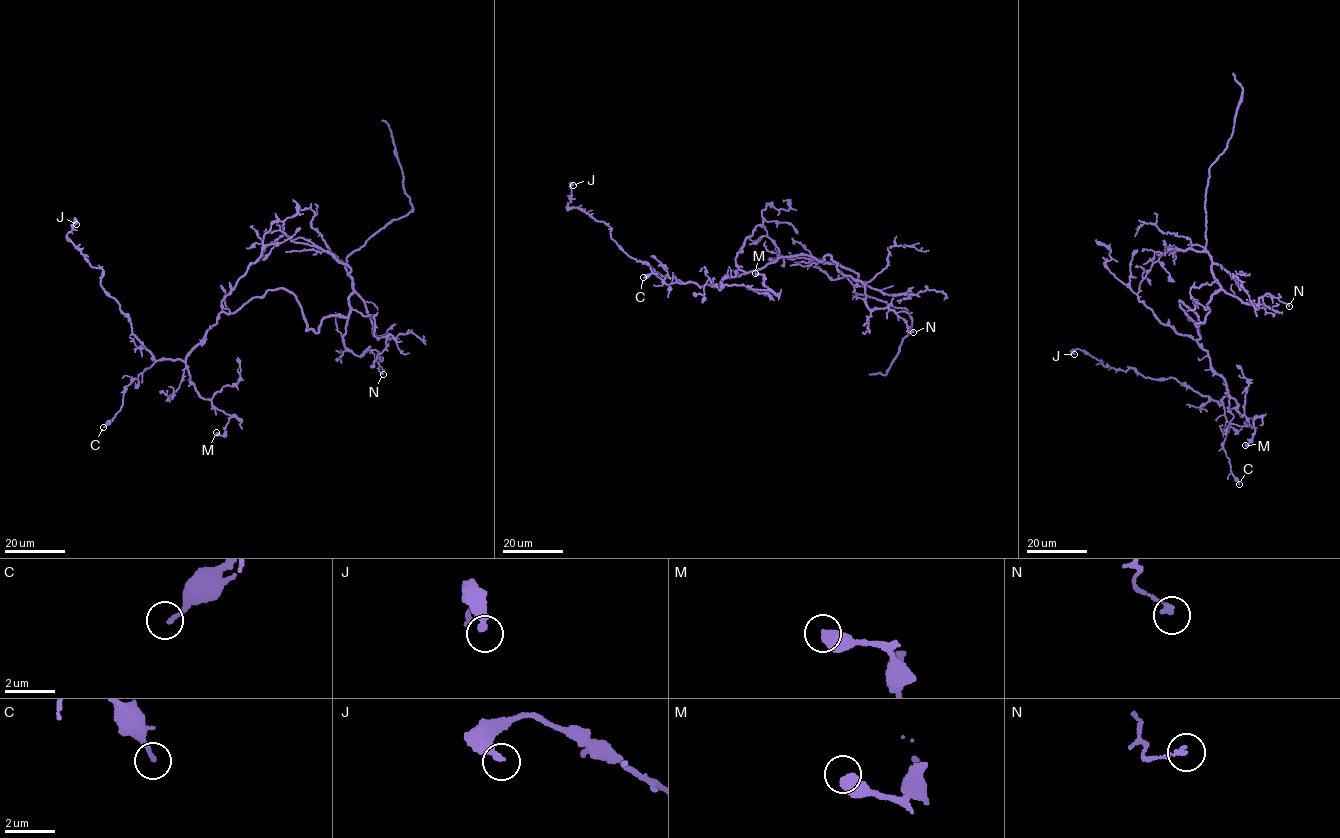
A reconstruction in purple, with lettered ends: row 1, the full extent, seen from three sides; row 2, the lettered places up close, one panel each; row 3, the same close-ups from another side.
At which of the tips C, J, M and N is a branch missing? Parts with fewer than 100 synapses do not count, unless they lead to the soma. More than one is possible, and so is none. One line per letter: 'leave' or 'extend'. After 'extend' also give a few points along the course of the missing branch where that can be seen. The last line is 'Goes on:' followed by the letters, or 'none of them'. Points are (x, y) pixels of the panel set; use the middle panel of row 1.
C: leave
J: leave
M: leave
N: leave
Goes on: none of them

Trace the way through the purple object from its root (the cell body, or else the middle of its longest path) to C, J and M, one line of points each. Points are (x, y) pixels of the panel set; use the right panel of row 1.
C: (1179, 301), (1199, 334), (1196, 341), (1225, 382), (1227, 391), (1221, 401), (1230, 425), (1223, 448), (1239, 484)
J: (1179, 301), (1224, 380), (1221, 404), (1171, 377), (1151, 379), (1132, 368), (1106, 367), (1079, 349), (1074, 354)
M: (1179, 301), (1199, 334), (1196, 341), (1236, 400), (1236, 411), (1254, 418), (1252, 440), (1245, 445)

